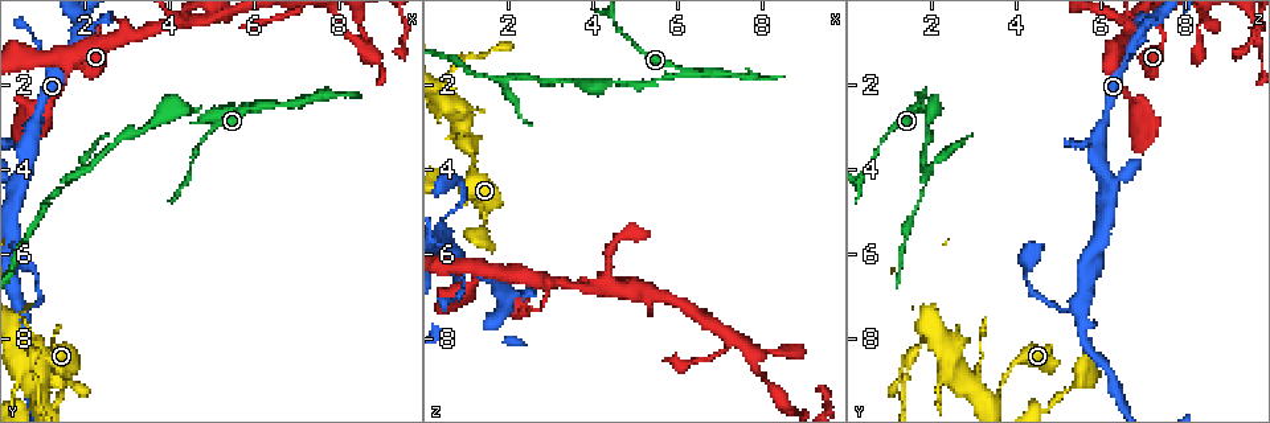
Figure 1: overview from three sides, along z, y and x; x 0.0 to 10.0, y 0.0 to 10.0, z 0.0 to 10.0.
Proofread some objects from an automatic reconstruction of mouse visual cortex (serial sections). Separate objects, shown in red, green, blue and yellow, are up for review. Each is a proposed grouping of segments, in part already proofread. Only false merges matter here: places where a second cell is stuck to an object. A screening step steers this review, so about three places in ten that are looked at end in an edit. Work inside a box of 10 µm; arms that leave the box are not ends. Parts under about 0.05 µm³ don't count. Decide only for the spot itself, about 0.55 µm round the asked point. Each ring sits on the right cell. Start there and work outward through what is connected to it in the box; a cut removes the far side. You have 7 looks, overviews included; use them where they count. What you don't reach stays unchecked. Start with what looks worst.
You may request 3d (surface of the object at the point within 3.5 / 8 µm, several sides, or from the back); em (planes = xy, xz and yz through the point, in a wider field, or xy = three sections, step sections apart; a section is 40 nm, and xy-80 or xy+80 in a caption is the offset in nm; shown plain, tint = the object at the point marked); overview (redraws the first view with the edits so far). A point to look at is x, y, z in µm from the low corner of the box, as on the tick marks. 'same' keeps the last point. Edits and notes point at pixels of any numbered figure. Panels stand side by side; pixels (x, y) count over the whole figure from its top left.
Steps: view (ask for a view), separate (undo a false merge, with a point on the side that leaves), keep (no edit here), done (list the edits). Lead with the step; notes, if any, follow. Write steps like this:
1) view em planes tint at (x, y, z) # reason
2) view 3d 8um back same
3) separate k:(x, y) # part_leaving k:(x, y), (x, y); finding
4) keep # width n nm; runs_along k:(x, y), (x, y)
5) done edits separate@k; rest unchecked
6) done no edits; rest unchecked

view 3d 3.5um at (0.65, 3.70, 5.90) # a fork

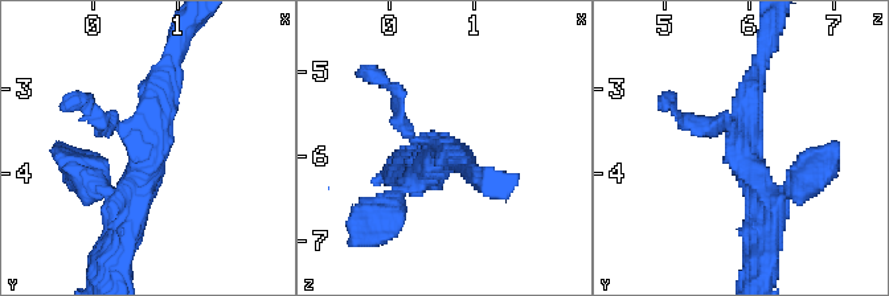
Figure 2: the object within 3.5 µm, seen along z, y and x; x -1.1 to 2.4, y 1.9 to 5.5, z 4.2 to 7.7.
view em planes tint at (0.65, 3.65, 5.95) # arms 3; arm_widths 150, 250, 350 nm; shape alone is not enough

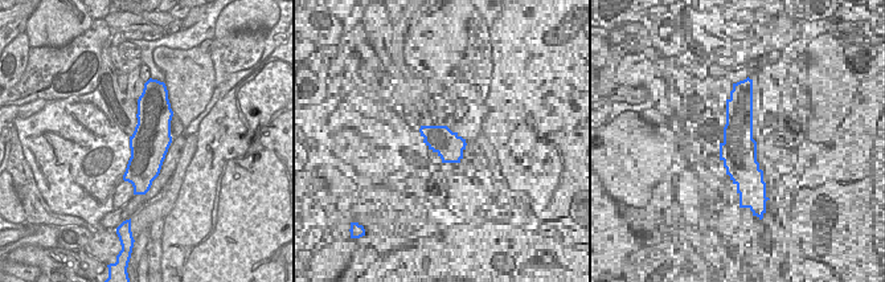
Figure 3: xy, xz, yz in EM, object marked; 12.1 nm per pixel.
view em xy step 5 tint same # cut it another way

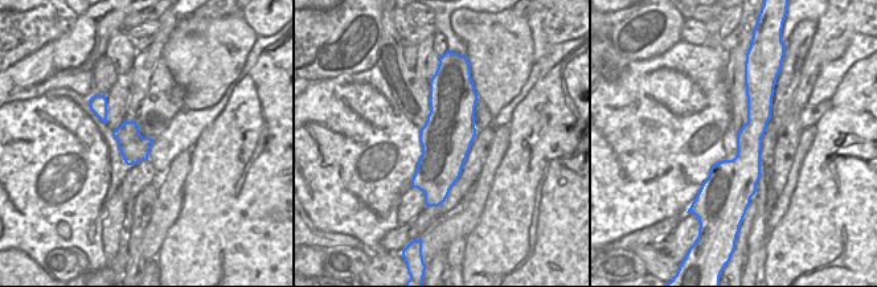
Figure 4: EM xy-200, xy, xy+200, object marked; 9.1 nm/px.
keep # runs_along 2:(168, 60), (156, 142), (131, 226); all the same cell

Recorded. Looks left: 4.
view 3d 8um back at (1.45, 4.40, 1.90) # a narrow waist

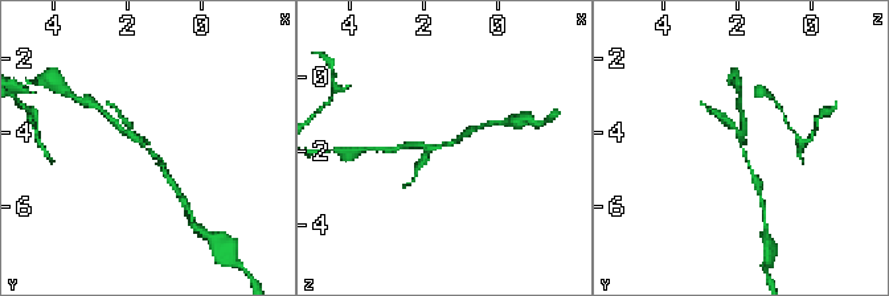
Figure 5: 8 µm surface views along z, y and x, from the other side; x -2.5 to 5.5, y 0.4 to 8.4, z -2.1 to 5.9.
view em xy step 5 tint same # need the tissue

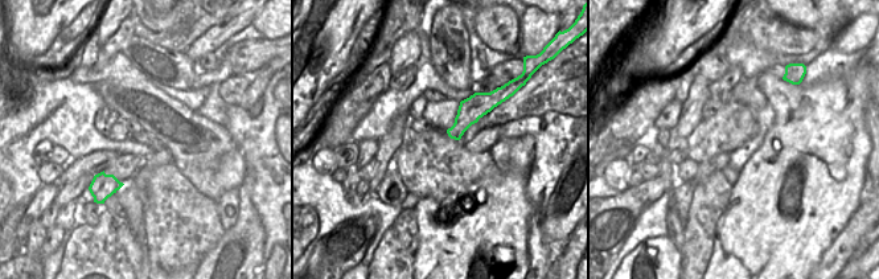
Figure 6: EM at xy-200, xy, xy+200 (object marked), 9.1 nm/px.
keep # width 150 nm; runs_along 5:(117, 126), (162, 160), (167, 176); all the same cell

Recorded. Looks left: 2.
view 3d 3.5um at (1.15, 9.30, 3.55) # abrupt turn

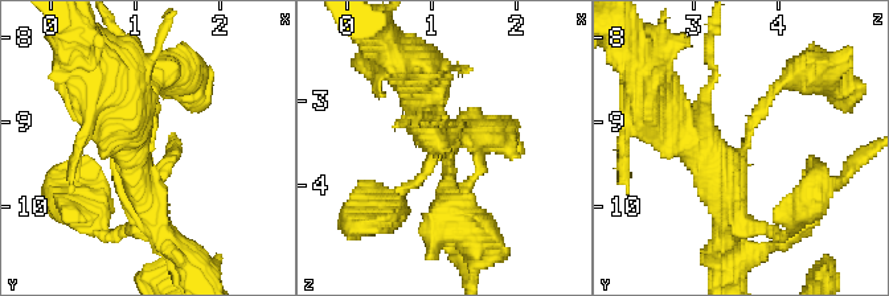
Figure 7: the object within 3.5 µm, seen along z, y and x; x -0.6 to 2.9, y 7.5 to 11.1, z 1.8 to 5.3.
keep # runs_along 7:(790, 78), (733, 163), (675, 126); continuous, no second cell

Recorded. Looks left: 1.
done no edits; rest unchecked

